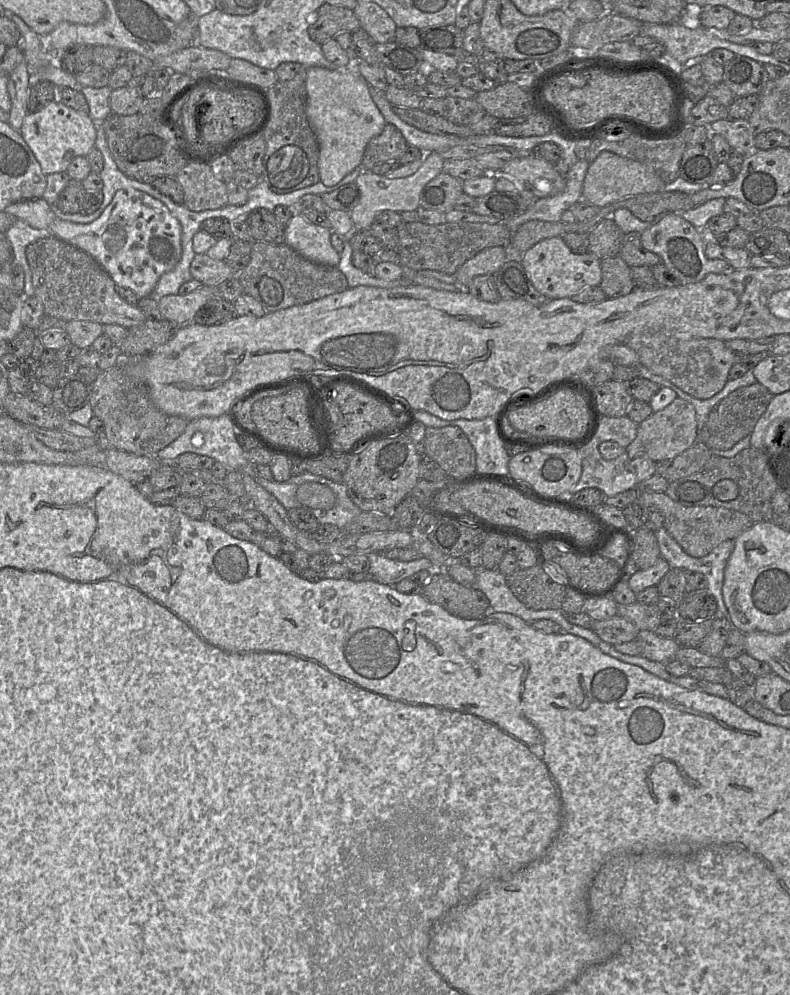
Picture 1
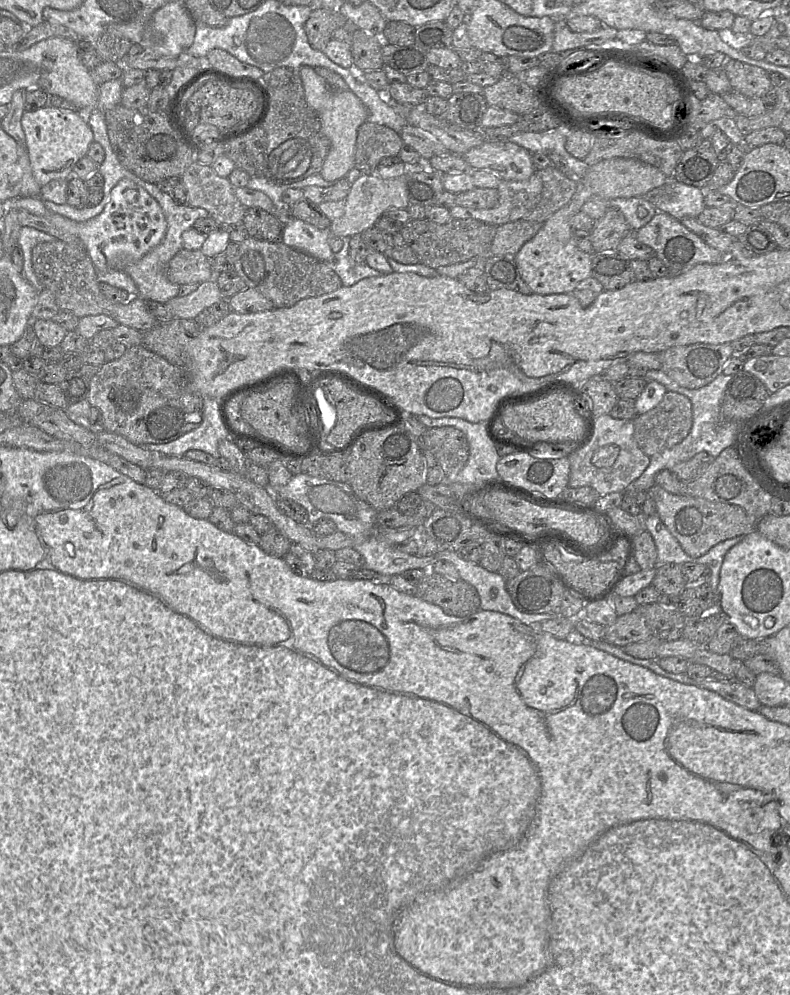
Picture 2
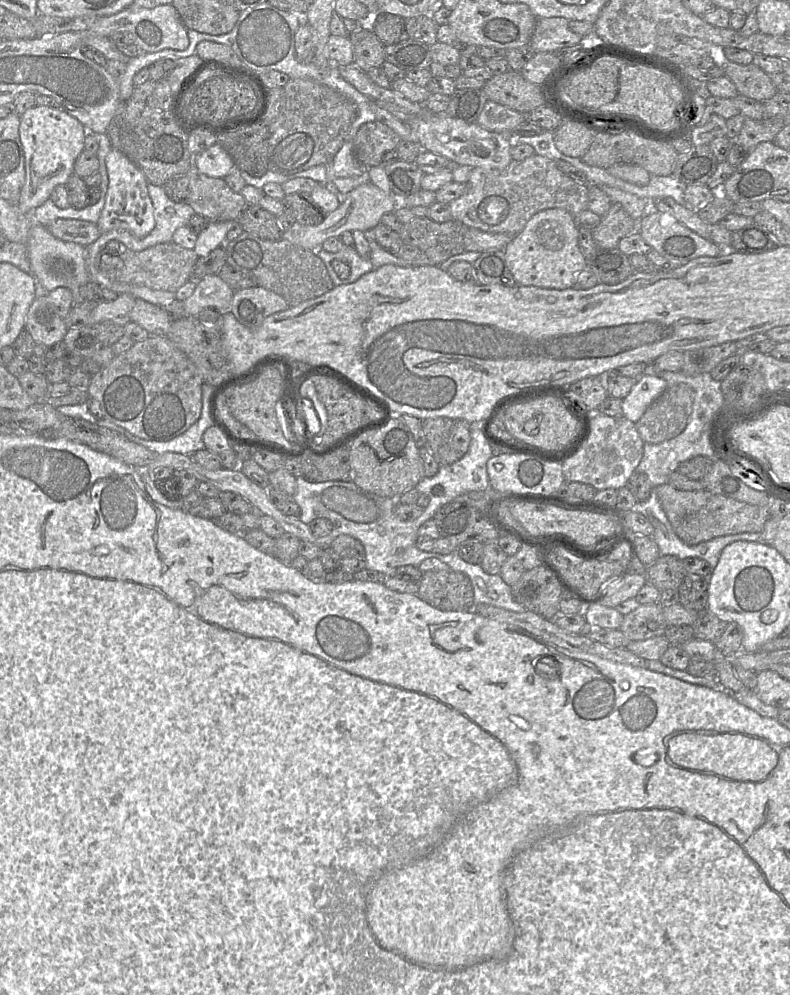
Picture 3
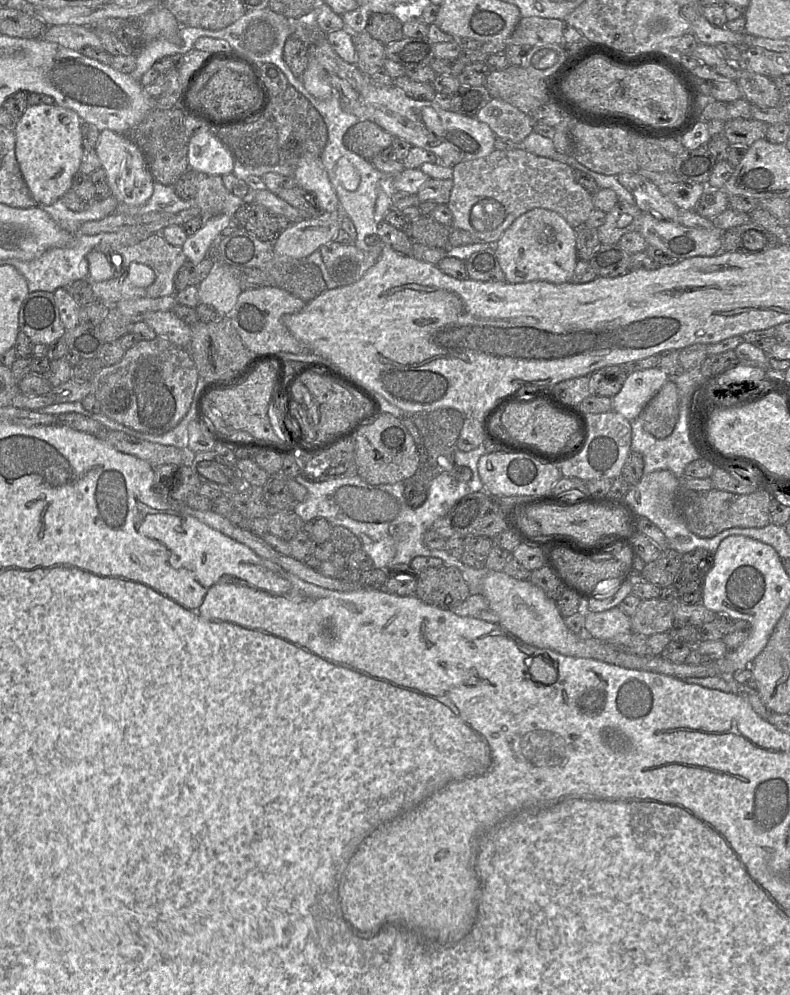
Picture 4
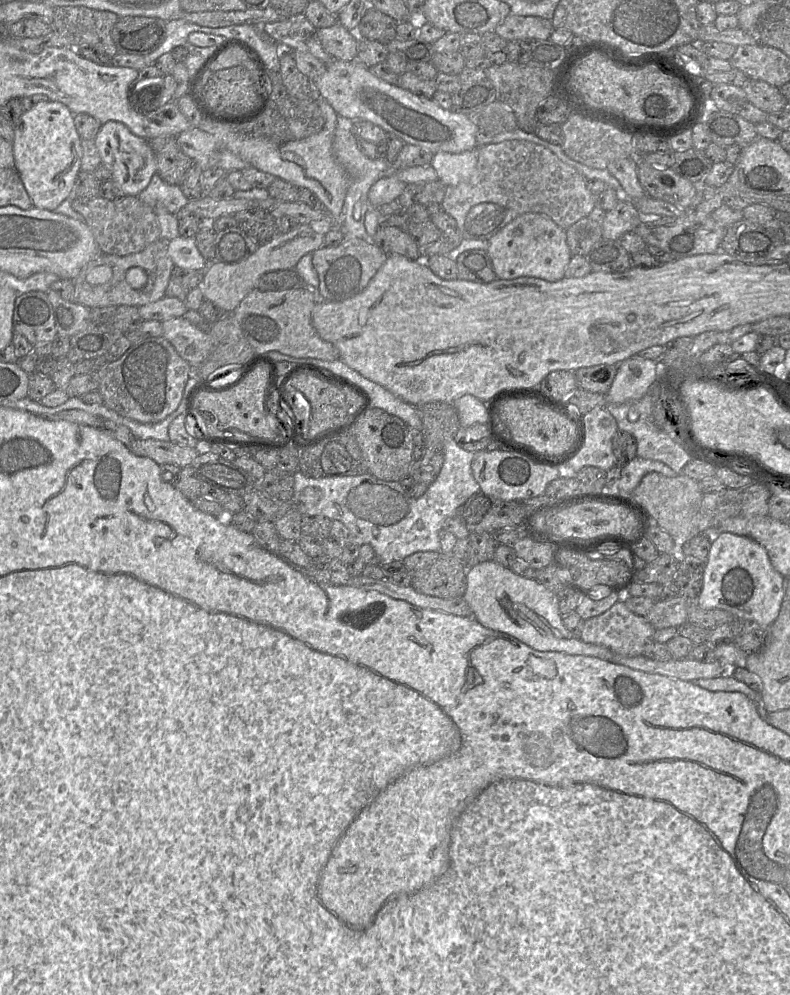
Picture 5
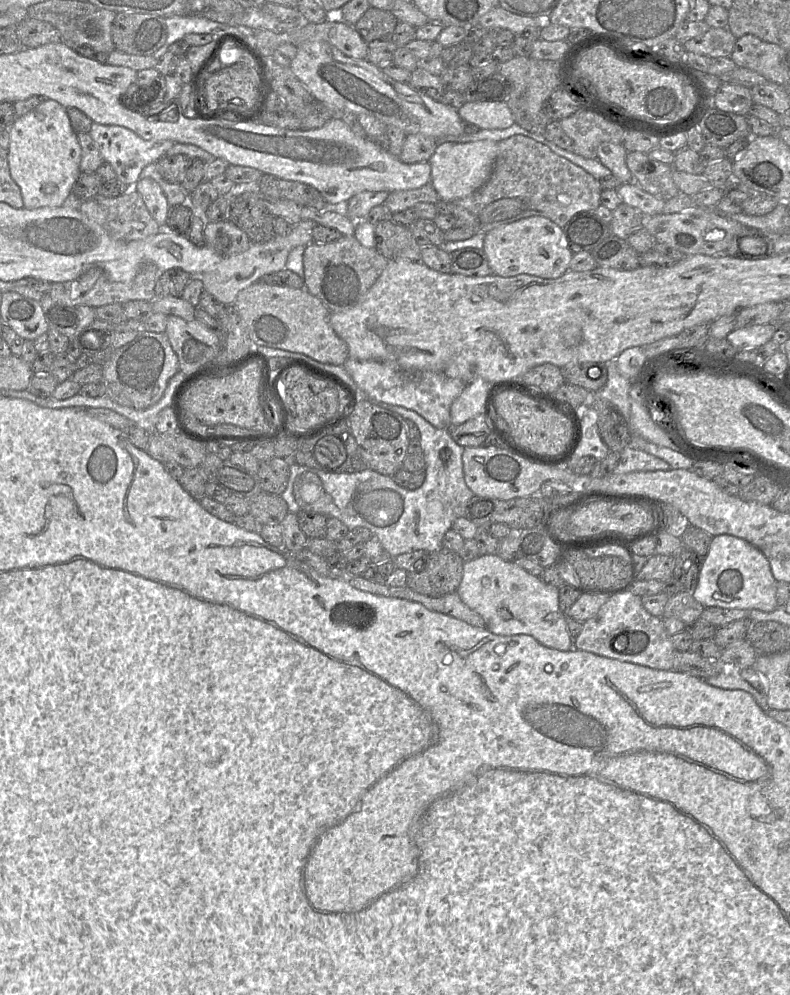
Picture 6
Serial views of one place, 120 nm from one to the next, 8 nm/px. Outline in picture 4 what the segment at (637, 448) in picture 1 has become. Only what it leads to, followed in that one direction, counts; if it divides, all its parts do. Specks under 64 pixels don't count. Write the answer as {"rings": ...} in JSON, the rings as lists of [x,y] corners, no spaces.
{"rings":[[[670,380],[665,382],[640,413],[645,431],[657,439],[669,436],[679,418],[679,390]]]}

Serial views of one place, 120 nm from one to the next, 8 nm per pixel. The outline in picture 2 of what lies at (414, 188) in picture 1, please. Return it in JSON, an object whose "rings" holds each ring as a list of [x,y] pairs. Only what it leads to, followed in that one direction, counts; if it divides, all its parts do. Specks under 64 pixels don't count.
{"rings":[[[355,168],[354,173],[346,178],[349,178],[352,183],[351,190],[345,199],[343,215],[331,222],[329,227],[330,235],[338,237],[361,235],[366,230],[376,227],[377,221],[388,210],[394,208],[407,209],[410,205],[406,176],[386,179],[376,173],[357,173]]]}

